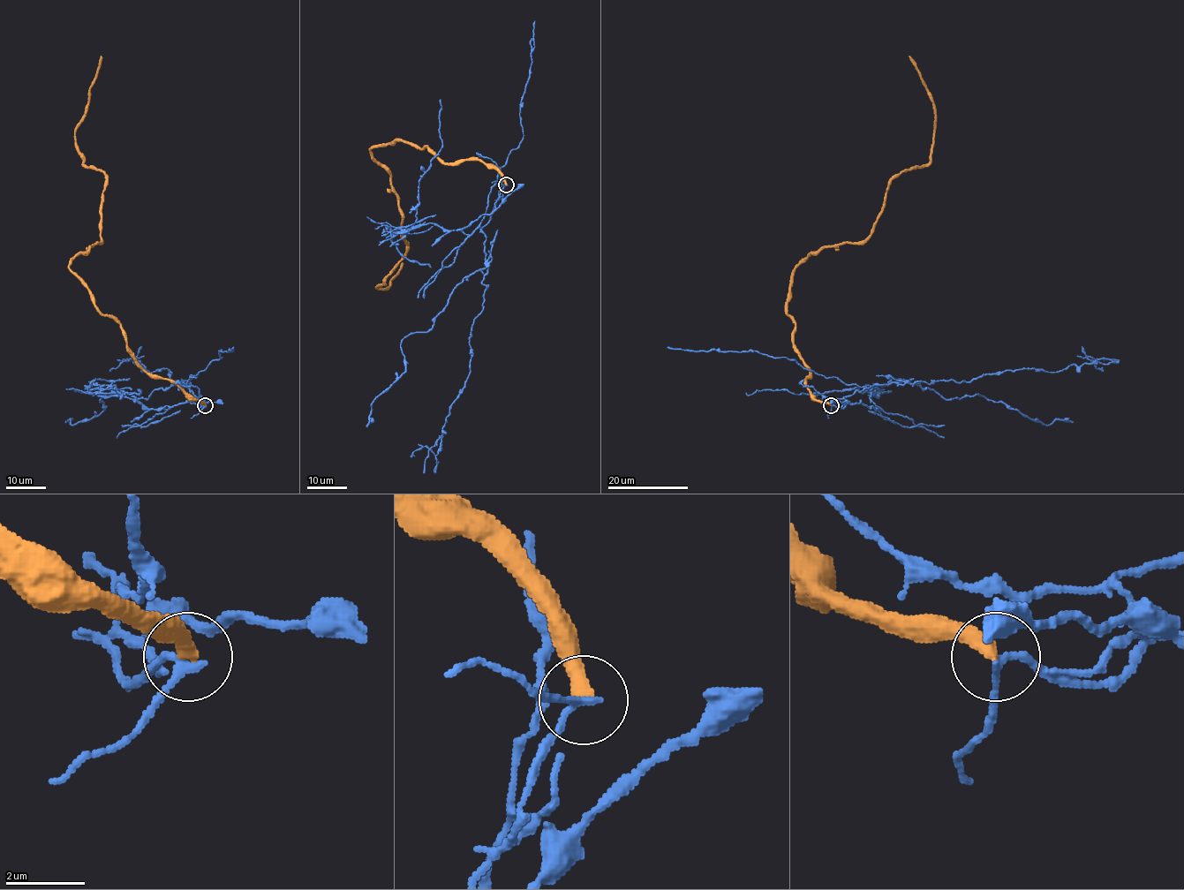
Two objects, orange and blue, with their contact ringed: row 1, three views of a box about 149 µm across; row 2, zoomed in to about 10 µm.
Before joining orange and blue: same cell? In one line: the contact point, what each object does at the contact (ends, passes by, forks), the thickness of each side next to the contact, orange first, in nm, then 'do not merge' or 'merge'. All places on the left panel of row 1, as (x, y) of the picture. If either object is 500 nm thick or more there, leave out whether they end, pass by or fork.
at (205, 405); orange ends there; blue passes by; 400 nm thick on the orange side, 190 nm on the other; do not merge

